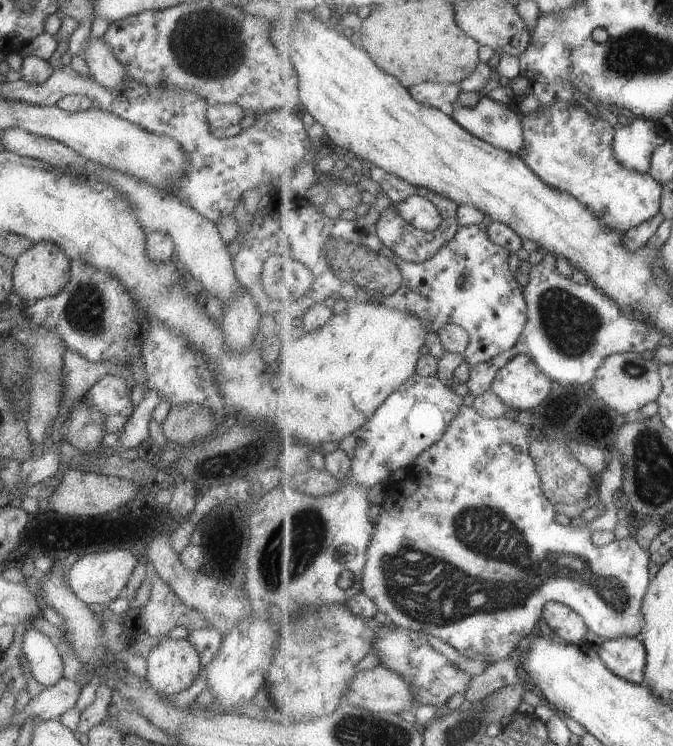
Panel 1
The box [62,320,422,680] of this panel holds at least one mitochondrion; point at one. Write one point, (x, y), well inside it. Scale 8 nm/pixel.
(292, 547)

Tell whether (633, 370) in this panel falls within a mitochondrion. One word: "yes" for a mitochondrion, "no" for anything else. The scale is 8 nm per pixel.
yes

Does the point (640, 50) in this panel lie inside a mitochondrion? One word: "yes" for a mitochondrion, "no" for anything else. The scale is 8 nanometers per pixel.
yes

